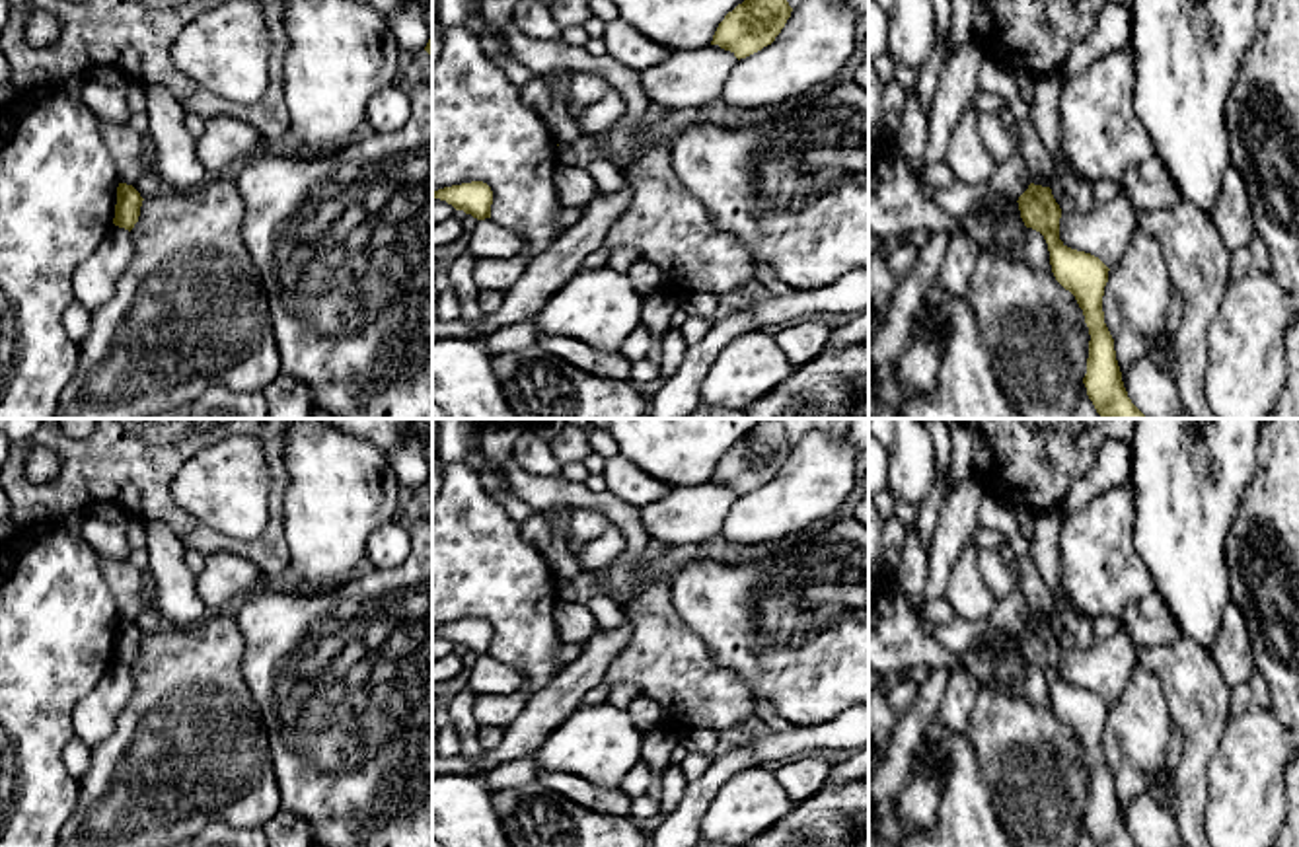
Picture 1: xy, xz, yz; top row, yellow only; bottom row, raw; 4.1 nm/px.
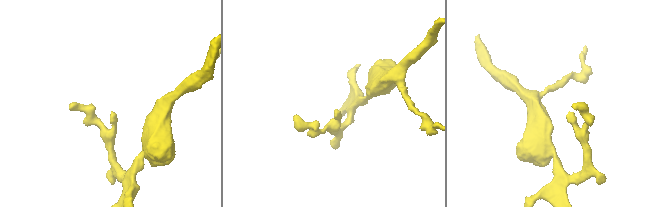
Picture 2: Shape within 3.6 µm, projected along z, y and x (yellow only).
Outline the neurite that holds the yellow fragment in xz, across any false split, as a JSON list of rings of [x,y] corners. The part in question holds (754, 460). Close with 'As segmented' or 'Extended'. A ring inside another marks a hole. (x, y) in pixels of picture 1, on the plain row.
[[[763,419],[724,452],[711,481],[730,487],[738,497],[771,481],[791,454],[781,419]]]. As segmented

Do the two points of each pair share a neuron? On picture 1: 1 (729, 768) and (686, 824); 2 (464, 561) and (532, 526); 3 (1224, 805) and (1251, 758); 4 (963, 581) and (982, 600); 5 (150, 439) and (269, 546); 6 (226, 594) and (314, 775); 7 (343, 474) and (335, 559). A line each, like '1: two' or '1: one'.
1: one
2: two
3: one
4: one
5: one
6: two
7: one

